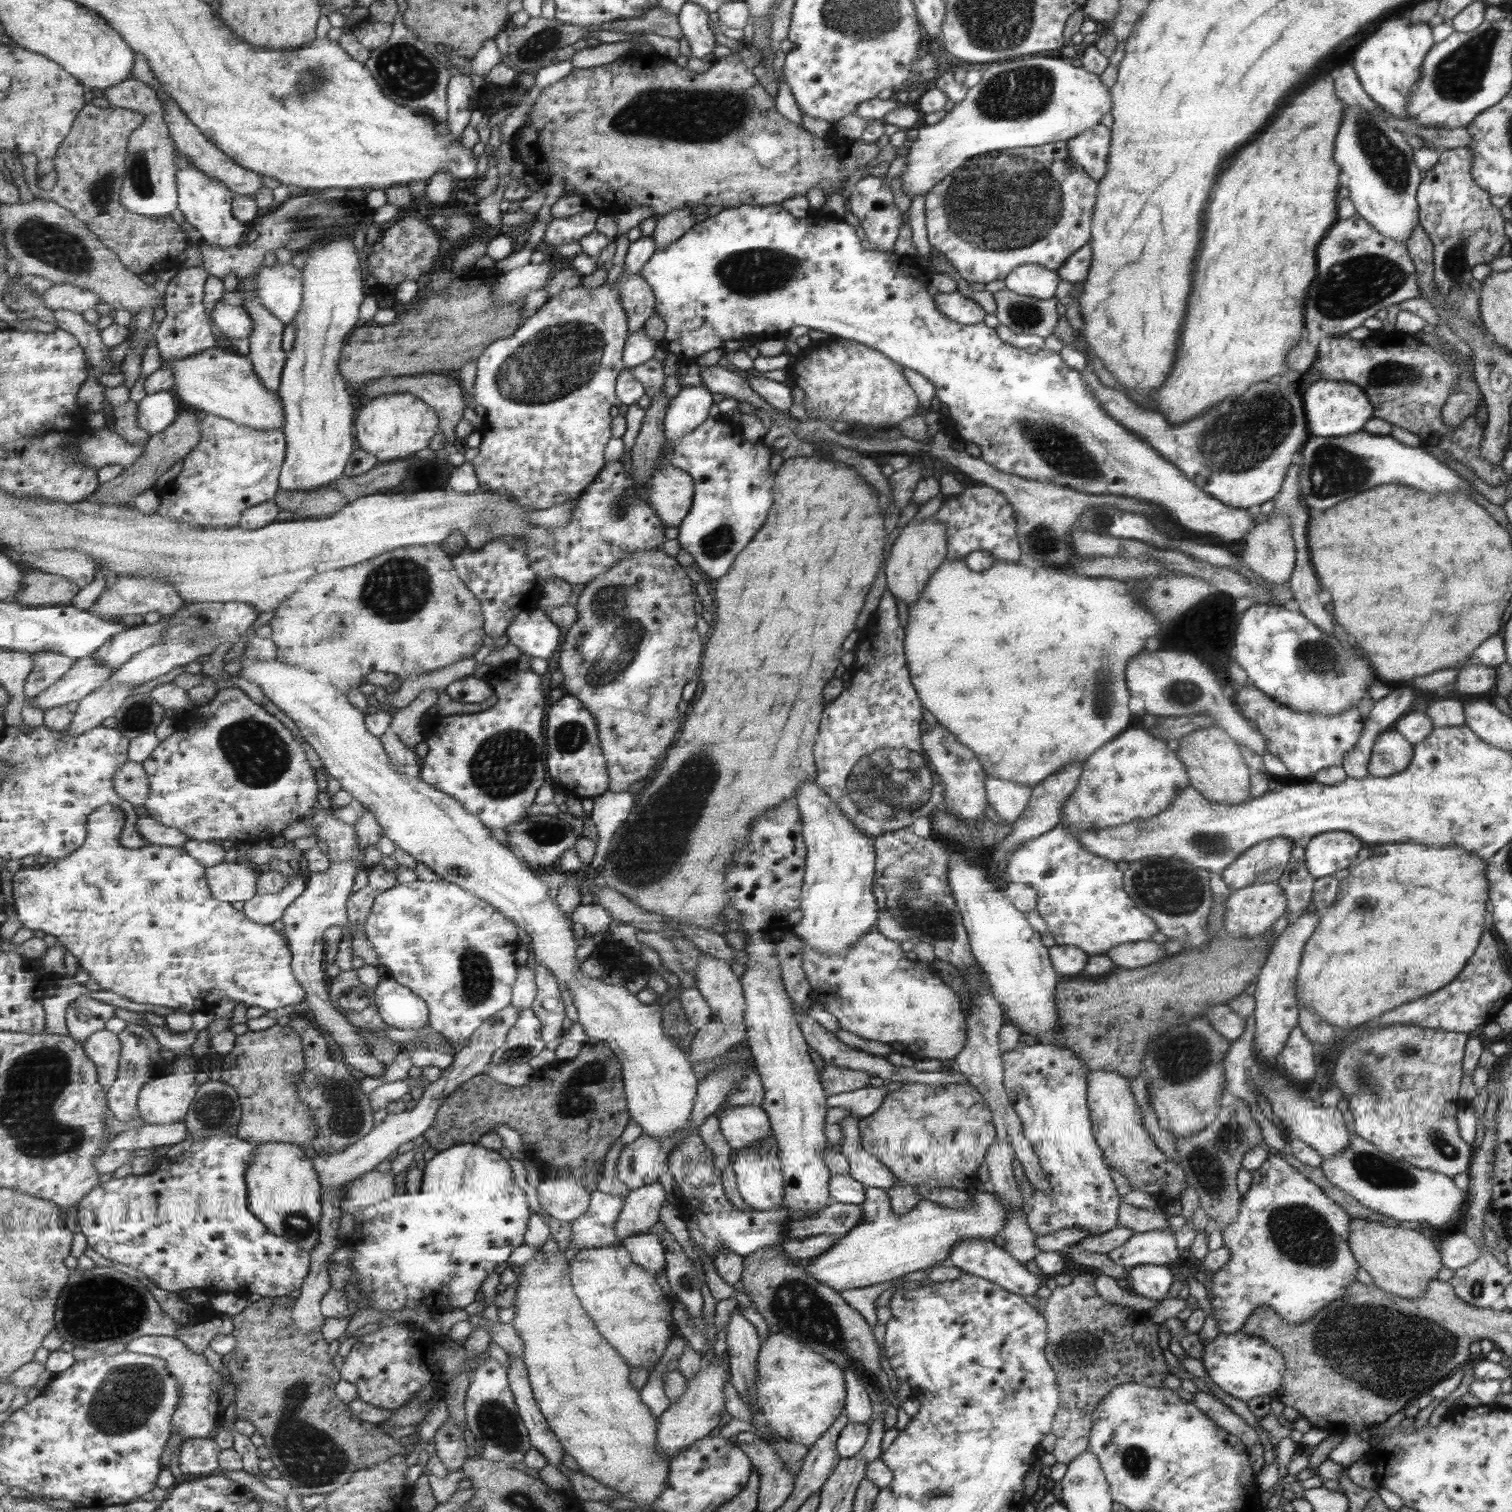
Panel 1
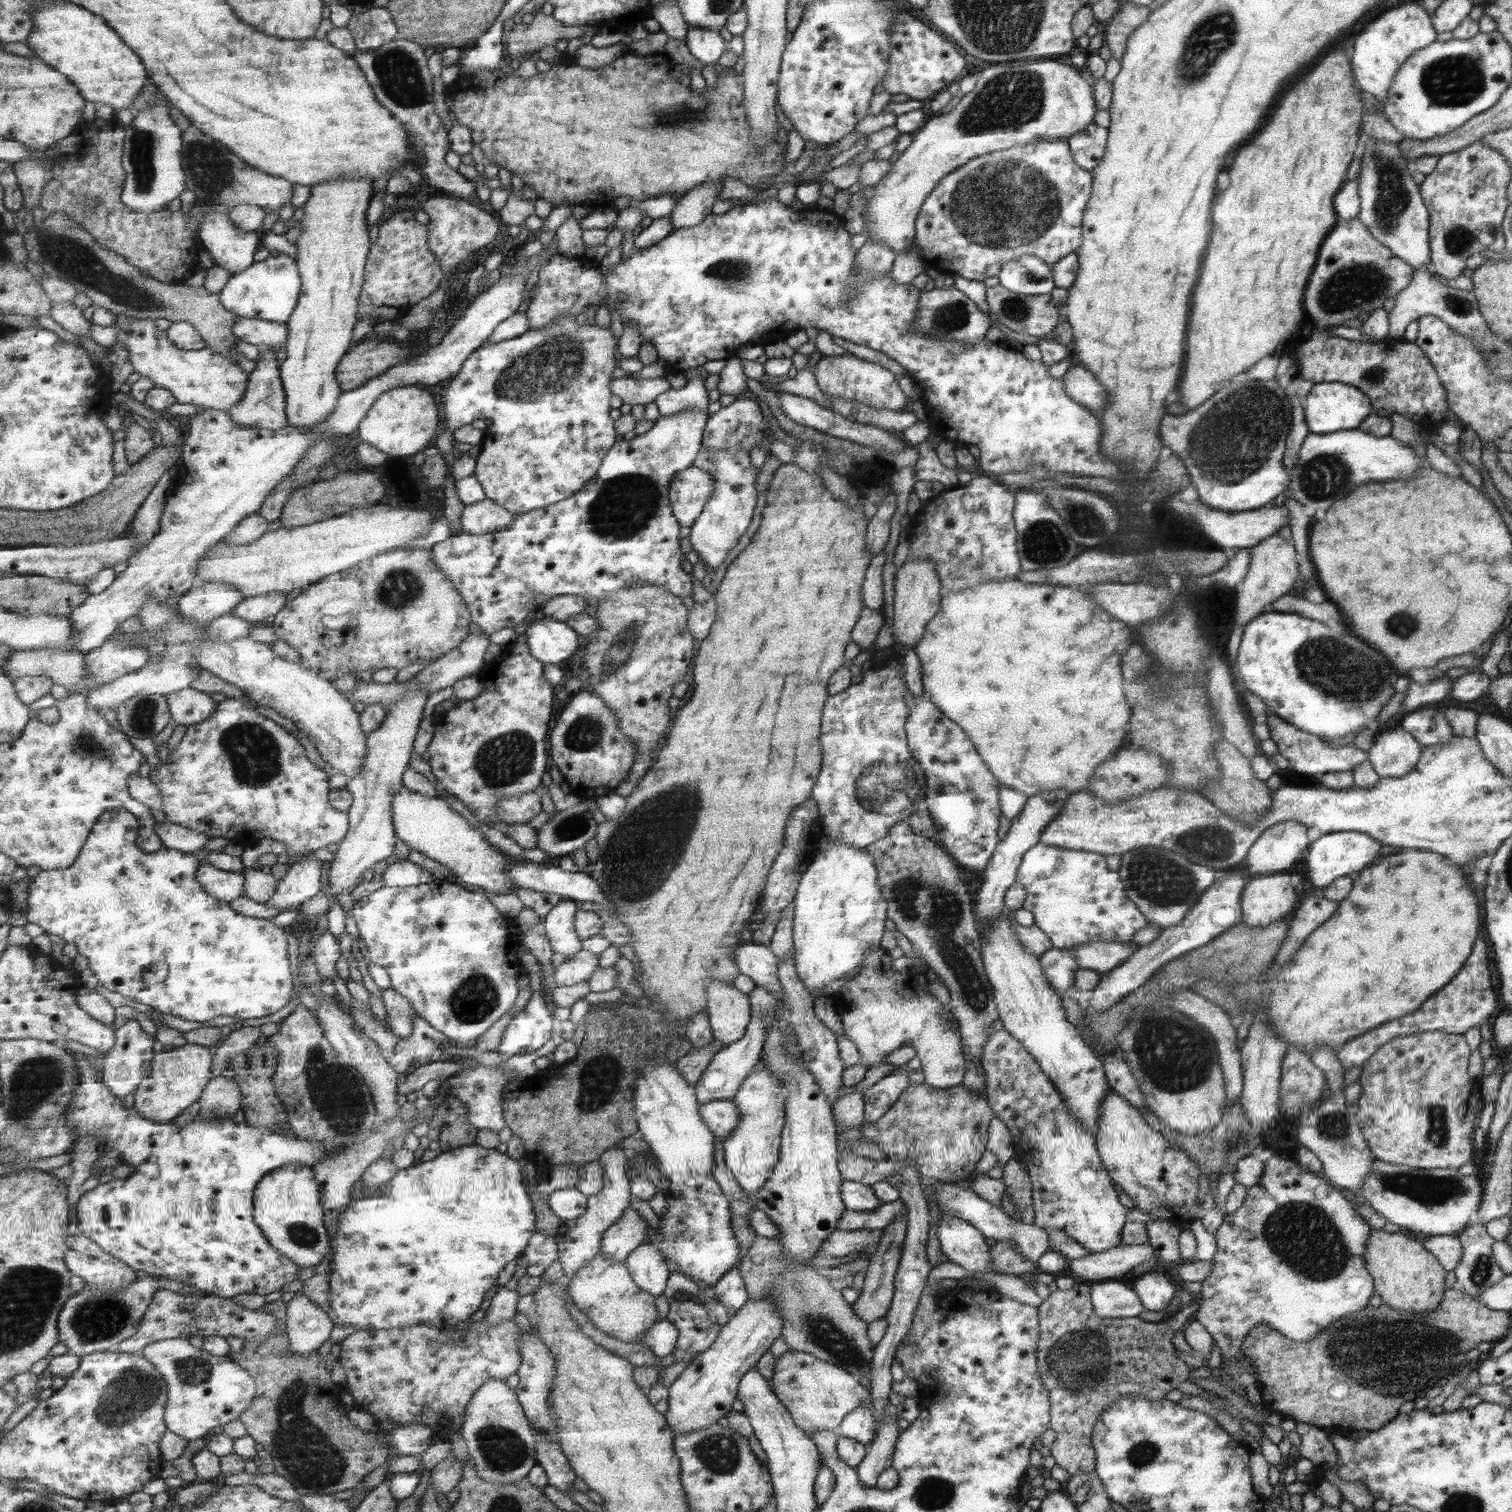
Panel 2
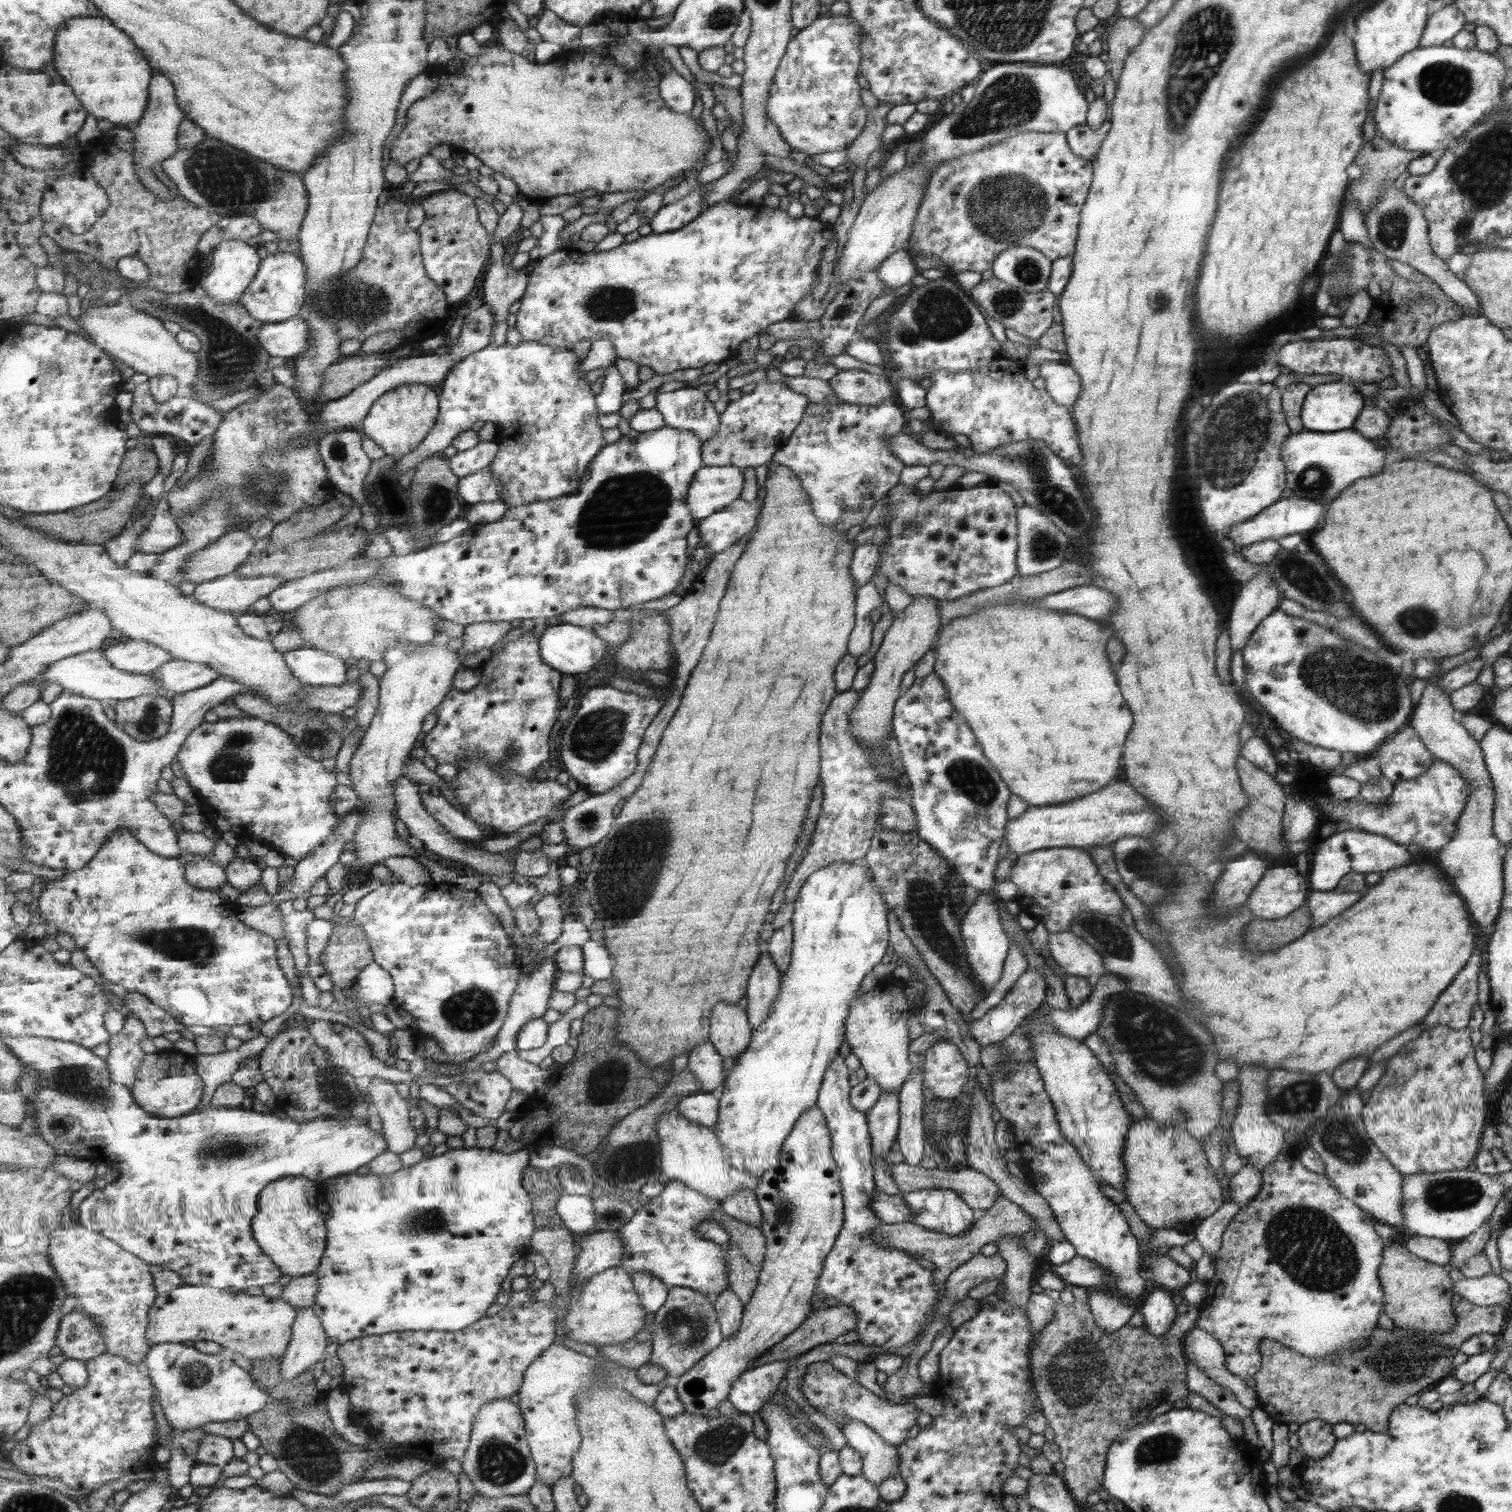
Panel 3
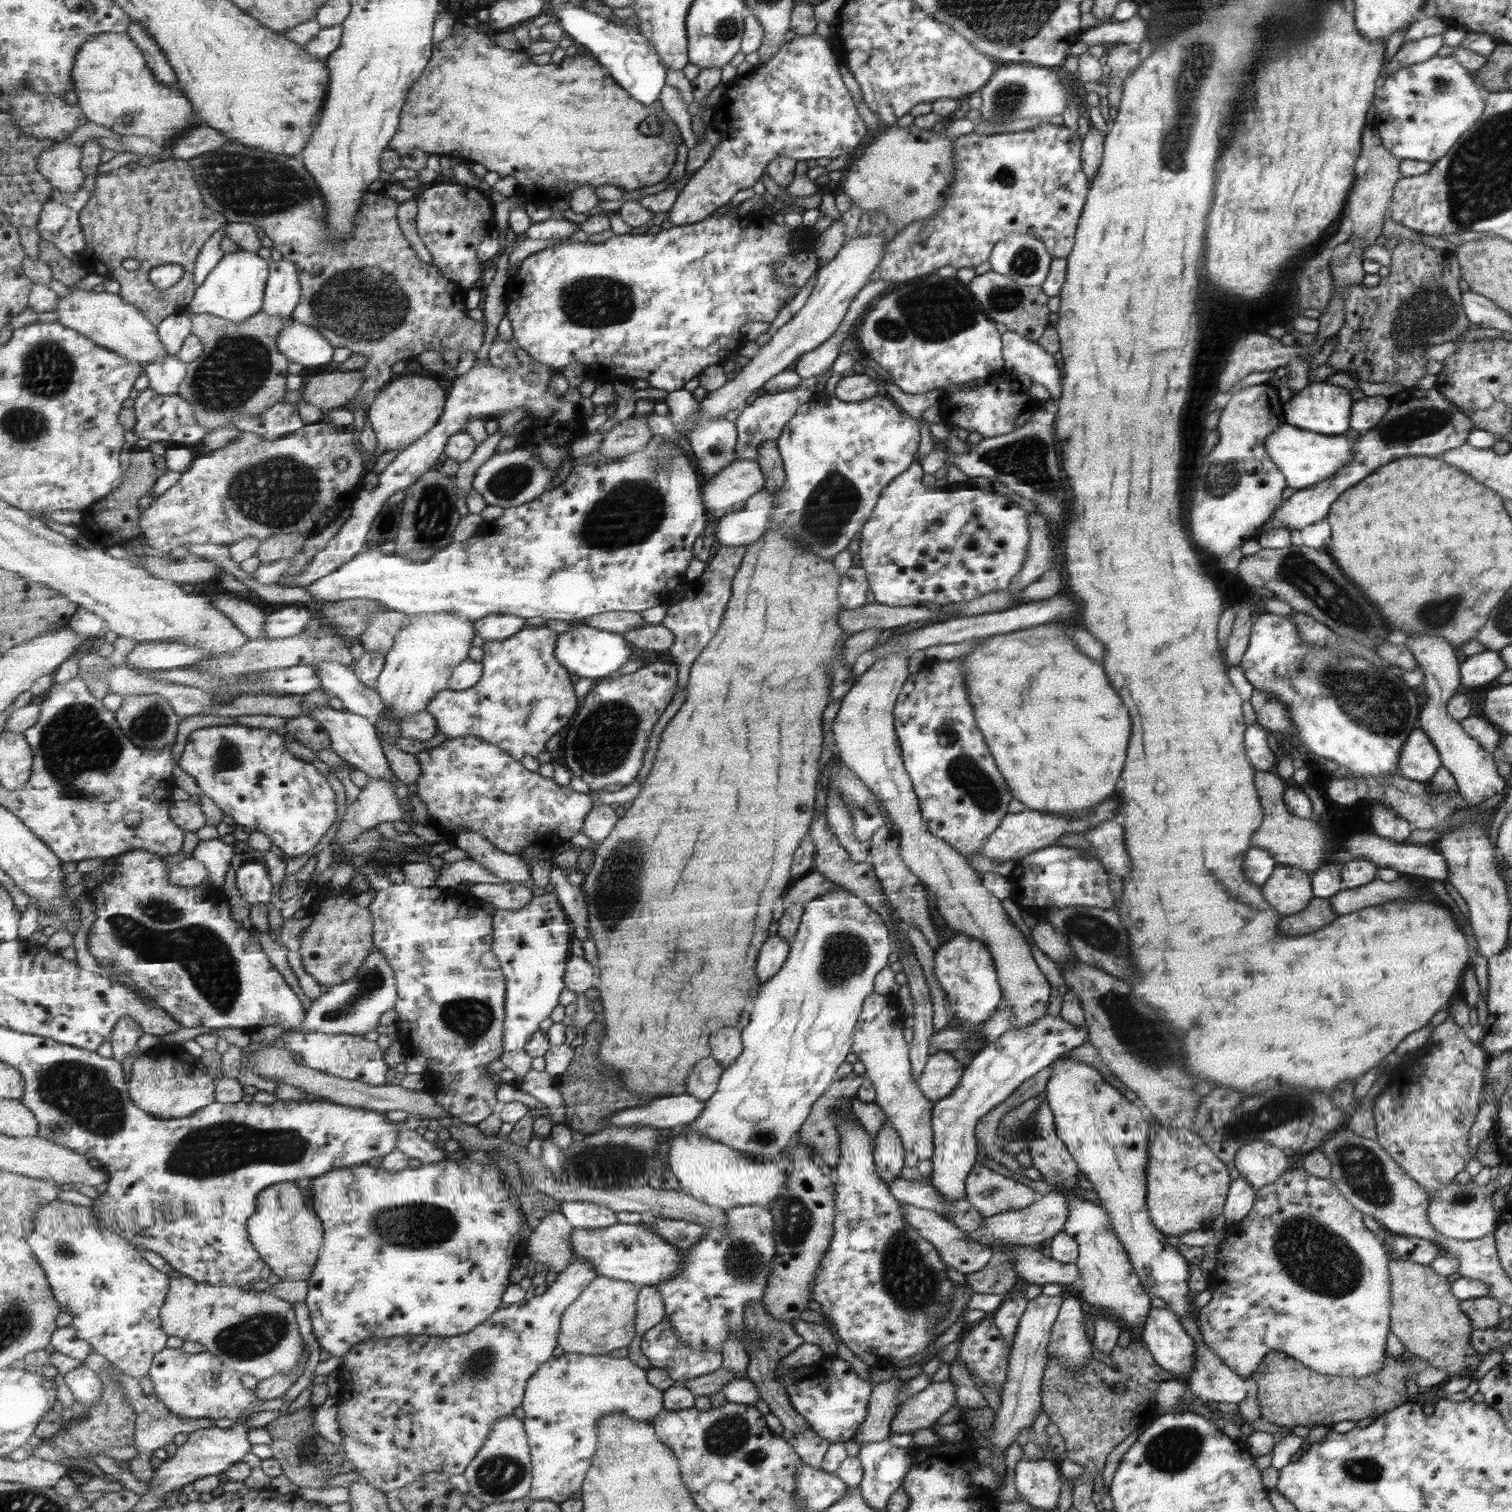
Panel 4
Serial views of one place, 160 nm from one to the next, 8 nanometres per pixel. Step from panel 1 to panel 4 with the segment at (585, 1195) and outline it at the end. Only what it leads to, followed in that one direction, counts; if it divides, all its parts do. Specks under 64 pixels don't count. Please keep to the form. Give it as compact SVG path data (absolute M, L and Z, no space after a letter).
M589 1200L564 1202L561 1211L576 1230L603 1229L617 1224L614 1210Z

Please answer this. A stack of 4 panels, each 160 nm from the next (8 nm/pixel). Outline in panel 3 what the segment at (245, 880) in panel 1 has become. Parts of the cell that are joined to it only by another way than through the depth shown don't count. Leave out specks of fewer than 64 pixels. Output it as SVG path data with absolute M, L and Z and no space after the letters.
M212 859L187 863L186 878L192 886L217 892L228 882L226 868Z

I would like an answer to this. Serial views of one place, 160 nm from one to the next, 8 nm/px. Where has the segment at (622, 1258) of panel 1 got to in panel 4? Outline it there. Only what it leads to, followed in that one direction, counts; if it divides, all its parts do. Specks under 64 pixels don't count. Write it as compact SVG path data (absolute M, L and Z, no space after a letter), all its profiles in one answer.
M599 1275L582 1292L582 1296L569 1306L563 1315L559 1347L564 1352L609 1355L612 1350L628 1347L637 1334L638 1284L623 1279Z

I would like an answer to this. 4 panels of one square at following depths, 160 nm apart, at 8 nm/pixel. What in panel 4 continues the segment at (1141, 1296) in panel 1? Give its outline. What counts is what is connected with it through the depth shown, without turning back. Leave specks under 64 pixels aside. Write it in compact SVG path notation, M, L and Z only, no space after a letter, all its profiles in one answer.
M1150 1307L1146 1324L1139 1330L1137 1337L1159 1367L1179 1375L1180 1380L1186 1381L1195 1360L1195 1343L1183 1332L1173 1311Z

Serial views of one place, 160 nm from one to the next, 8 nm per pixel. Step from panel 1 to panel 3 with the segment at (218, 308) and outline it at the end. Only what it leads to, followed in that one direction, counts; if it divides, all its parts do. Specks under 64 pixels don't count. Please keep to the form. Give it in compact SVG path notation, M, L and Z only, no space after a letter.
M300 315L278 323L263 323L258 330L261 346L271 357L294 361L308 349L310 328Z

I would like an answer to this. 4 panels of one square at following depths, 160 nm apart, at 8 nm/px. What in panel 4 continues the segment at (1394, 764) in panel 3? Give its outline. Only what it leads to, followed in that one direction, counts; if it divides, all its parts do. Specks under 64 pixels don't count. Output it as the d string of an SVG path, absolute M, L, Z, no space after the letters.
M1413 729L1398 750L1396 772L1415 782L1427 782L1441 766L1441 759L1425 731Z

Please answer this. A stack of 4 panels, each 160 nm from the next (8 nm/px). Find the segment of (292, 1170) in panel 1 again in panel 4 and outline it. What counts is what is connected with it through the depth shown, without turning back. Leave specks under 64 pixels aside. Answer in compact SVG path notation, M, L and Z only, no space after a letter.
M280 1182L258 1196L258 1212L248 1221L250 1239L274 1274L283 1281L309 1281L324 1247L324 1222L307 1206L297 1182Z

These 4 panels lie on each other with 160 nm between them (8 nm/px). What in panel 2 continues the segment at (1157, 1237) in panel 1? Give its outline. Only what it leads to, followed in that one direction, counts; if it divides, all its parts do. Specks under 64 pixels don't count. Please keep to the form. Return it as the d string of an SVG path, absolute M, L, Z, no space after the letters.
M1148 1243L1138 1245L1117 1245L1112 1249L1089 1253L1067 1263L1069 1272L1079 1282L1089 1284L1099 1281L1117 1280L1129 1273L1137 1264L1143 1264L1150 1258L1159 1258L1156 1250Z

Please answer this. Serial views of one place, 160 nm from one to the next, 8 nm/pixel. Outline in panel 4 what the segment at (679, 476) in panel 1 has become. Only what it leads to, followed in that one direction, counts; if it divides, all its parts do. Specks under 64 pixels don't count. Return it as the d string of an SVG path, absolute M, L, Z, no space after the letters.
M734 460L723 466L703 481L703 507L707 507L707 516L718 518L729 513L733 504L747 502L761 491L763 483L761 468L753 460Z

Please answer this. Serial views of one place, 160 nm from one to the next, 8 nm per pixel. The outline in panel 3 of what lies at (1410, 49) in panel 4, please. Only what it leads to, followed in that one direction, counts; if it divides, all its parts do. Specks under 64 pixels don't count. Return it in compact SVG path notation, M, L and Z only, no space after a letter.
M1453 5L1435 7L1426 30L1420 38L1420 46L1439 46L1455 37L1466 23L1462 12Z

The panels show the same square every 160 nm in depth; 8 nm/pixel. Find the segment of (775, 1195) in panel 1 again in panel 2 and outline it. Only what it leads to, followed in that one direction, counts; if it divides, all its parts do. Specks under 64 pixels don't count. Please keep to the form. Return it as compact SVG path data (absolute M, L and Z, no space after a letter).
M762 1060L756 1062L751 1074L743 1080L732 1096L731 1101L740 1115L737 1117L737 1127L721 1139L721 1142L726 1167L748 1198L760 1192L778 1162L782 1126L786 1121L783 1115L784 1098L785 1093L780 1082L770 1076Z

